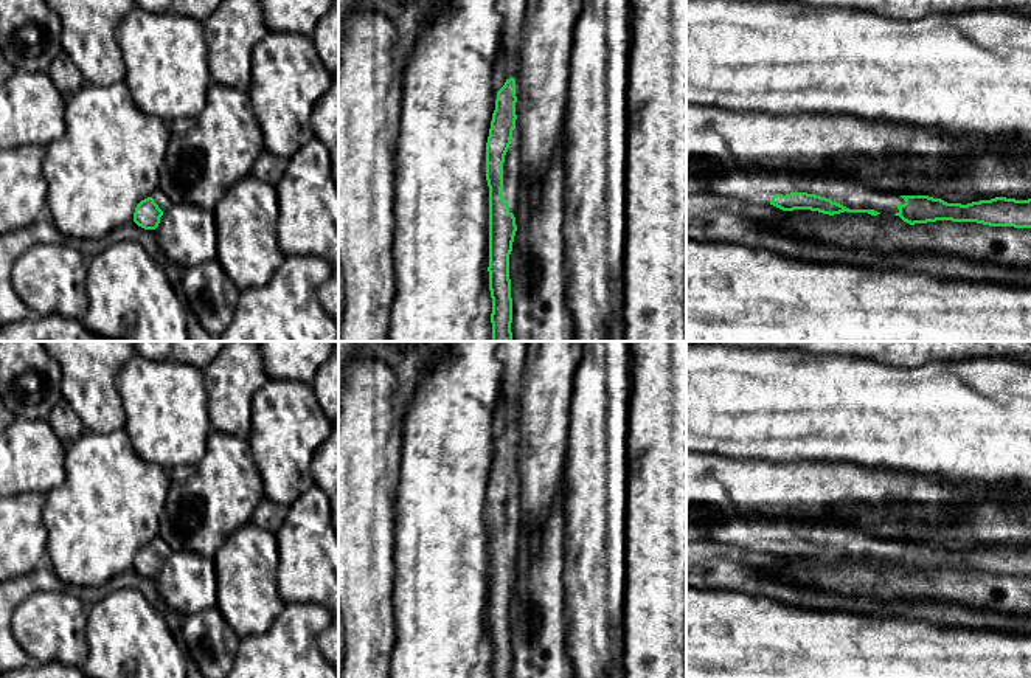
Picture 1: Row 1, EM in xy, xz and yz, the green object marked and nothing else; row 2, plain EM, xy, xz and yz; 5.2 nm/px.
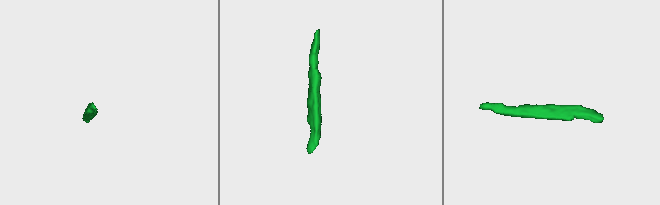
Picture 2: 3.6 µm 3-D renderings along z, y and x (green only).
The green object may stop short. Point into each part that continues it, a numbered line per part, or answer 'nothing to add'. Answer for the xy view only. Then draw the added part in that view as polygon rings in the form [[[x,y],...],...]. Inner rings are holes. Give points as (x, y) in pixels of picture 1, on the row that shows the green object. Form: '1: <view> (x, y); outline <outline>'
1: xy (159, 196); outline [[[158,188],[155,189],[151,197],[154,199],[154,202],[158,205],[158,208],[165,213],[168,211],[172,203],[171,200],[168,199],[168,195]]]

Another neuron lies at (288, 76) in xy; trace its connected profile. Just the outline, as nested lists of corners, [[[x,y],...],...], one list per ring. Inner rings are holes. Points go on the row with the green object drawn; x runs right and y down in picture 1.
[[[270,31],[250,61],[247,95],[261,126],[264,150],[290,158],[315,138],[311,115],[332,84],[312,36]]]

